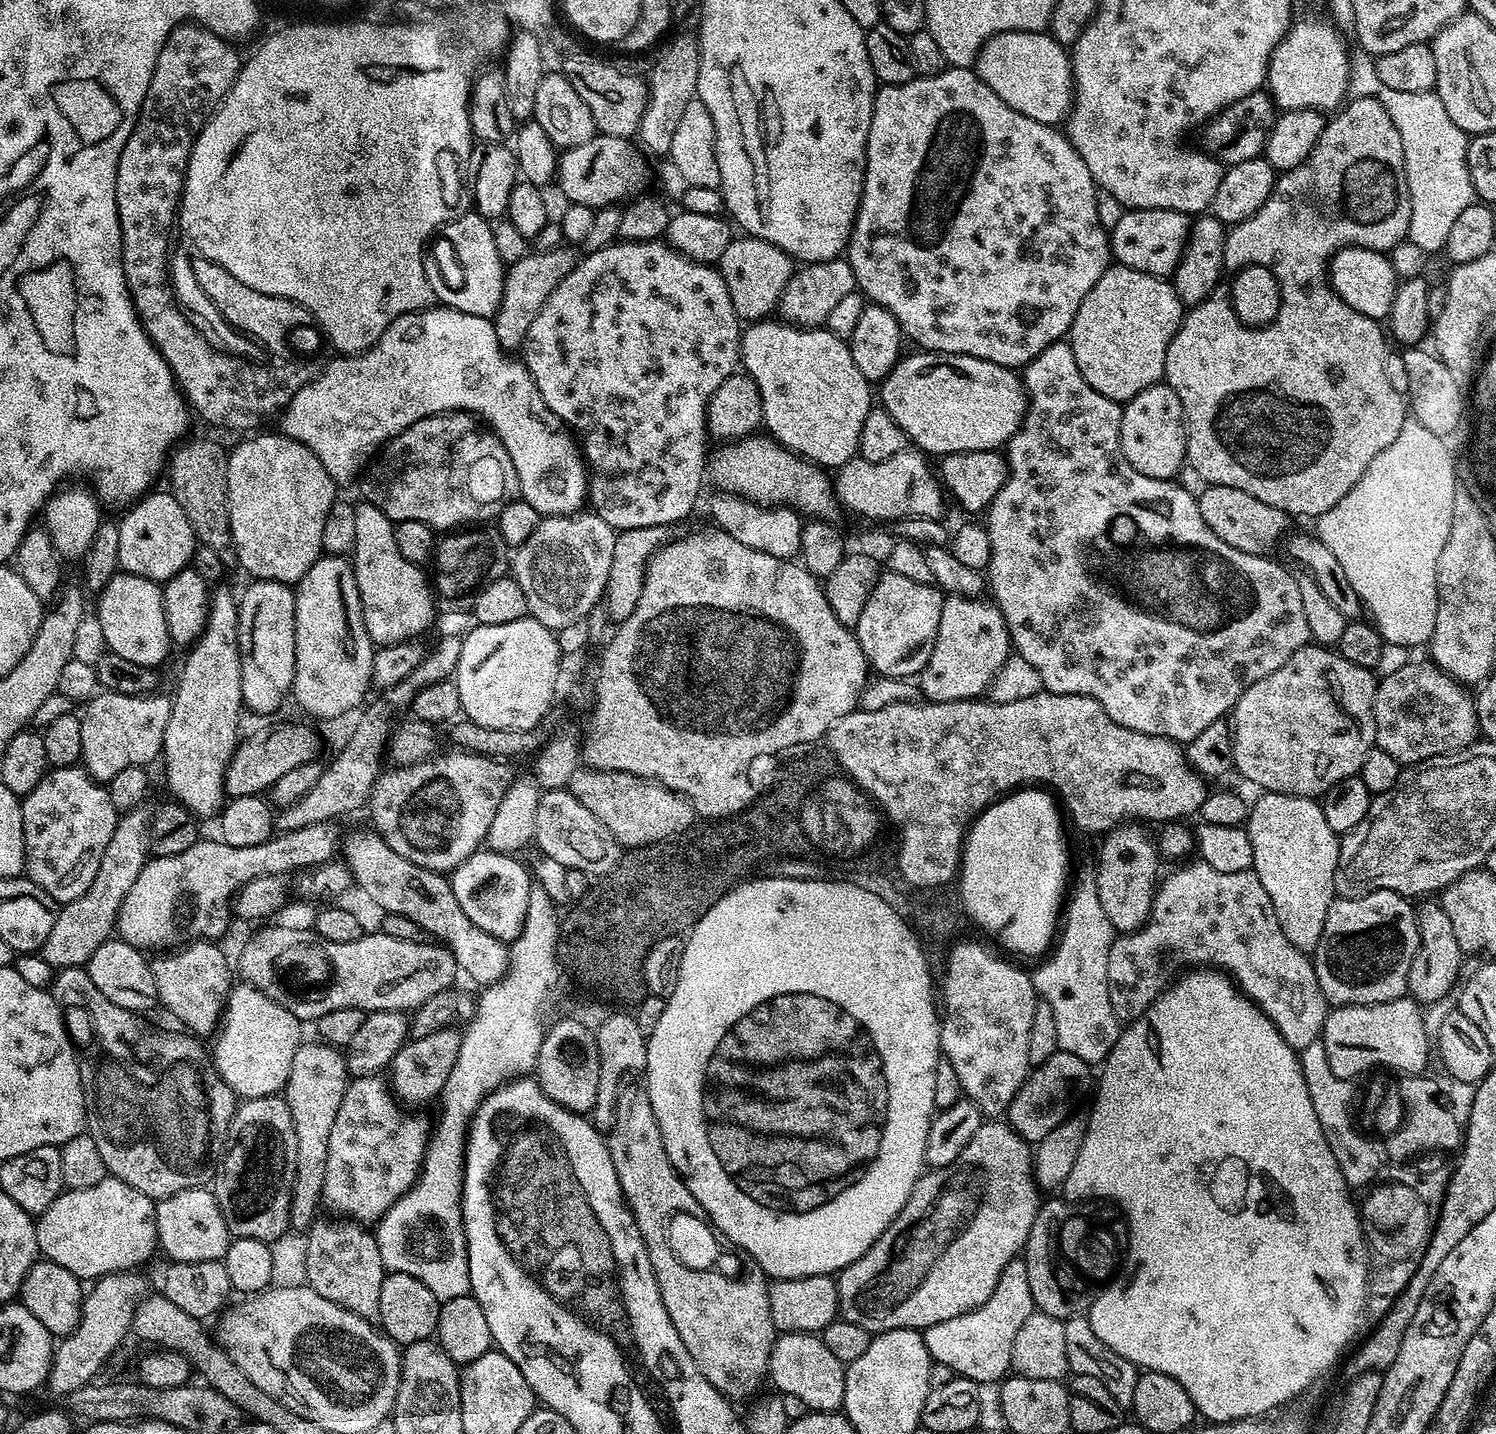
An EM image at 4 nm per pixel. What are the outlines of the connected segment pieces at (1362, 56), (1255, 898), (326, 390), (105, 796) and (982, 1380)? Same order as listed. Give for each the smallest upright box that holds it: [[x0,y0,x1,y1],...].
[[1348,46,1476,254],[1106,858,1330,1050],[279,306,588,517],[22,766,118,906],[923,1258,1033,1386]]

